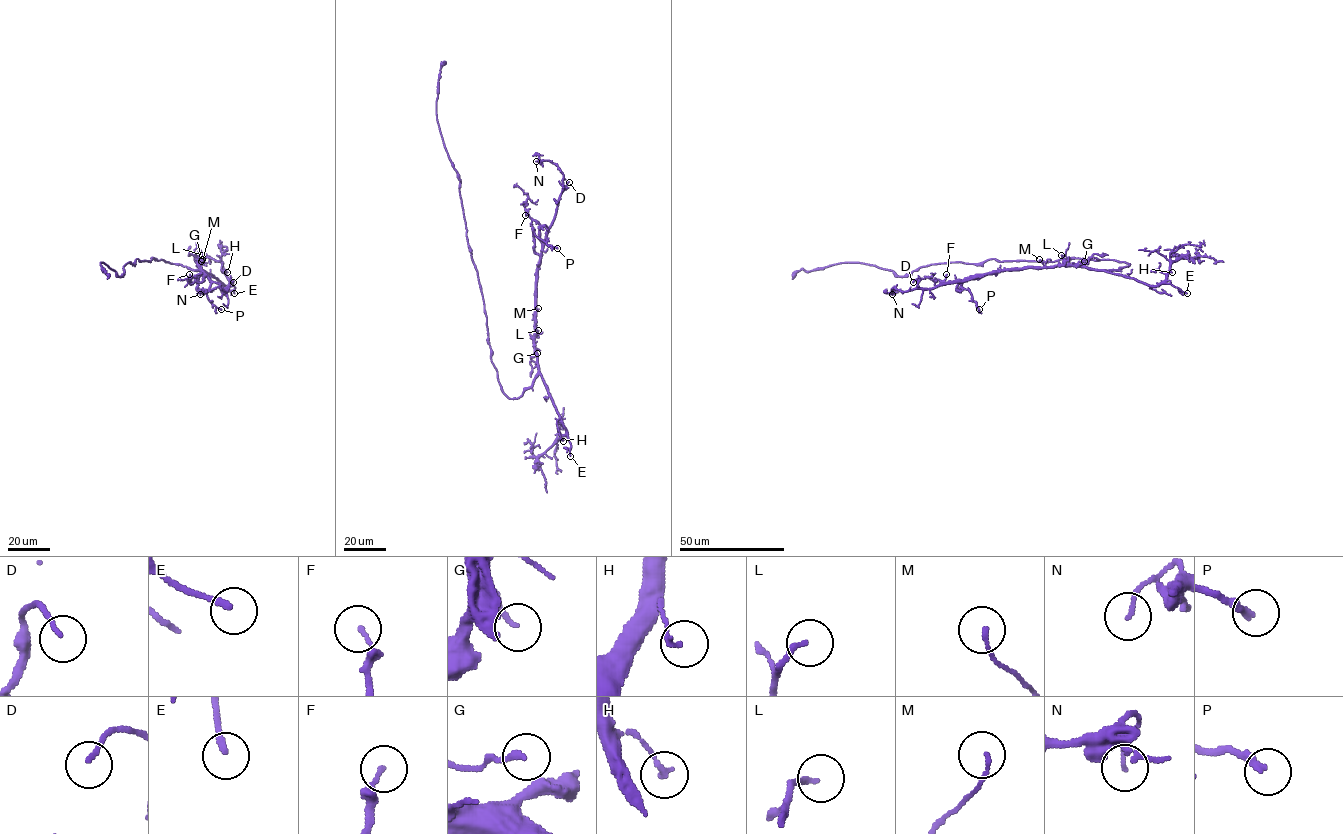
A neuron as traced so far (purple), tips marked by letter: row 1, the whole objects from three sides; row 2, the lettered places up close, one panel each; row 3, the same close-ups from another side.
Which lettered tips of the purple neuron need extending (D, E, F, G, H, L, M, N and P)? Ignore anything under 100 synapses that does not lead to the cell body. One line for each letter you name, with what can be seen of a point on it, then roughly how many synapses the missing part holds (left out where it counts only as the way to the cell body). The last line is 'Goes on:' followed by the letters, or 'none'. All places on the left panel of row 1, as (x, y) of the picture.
E: Place: (234, 293)
Goes on: E

